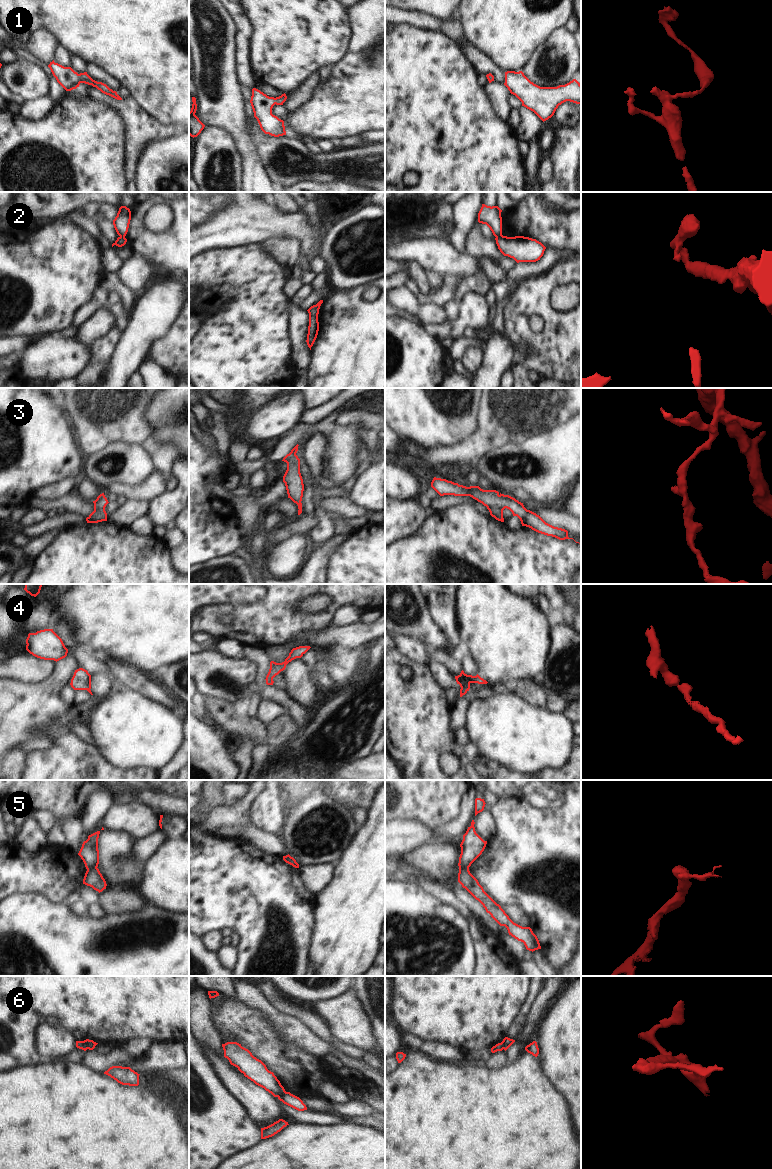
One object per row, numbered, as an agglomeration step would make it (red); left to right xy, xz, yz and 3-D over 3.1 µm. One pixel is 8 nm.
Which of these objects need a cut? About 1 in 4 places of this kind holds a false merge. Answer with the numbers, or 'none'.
2, 5, 6

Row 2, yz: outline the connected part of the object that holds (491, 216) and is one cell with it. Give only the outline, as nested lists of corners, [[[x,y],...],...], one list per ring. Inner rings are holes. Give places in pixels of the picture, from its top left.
[[[482,204],[478,213],[478,222],[486,224],[495,237],[502,235],[502,210],[498,206]]]

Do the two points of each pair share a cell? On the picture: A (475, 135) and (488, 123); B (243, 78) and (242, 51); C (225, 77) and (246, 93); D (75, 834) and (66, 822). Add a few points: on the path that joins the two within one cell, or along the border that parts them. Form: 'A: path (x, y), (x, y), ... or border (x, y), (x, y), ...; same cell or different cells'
A: path (478, 133), (485, 126); same cell
B: path (243, 71), (243, 58); same cell
C: border (238, 84), (240, 95), (246, 101); different cells
D: path (72, 831), (69, 825); same cell

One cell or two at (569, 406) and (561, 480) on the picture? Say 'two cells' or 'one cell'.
two cells

